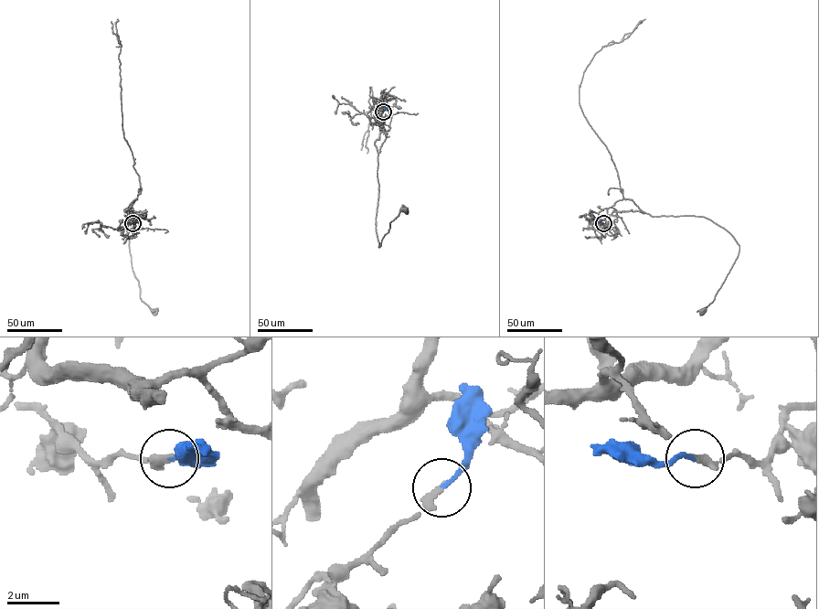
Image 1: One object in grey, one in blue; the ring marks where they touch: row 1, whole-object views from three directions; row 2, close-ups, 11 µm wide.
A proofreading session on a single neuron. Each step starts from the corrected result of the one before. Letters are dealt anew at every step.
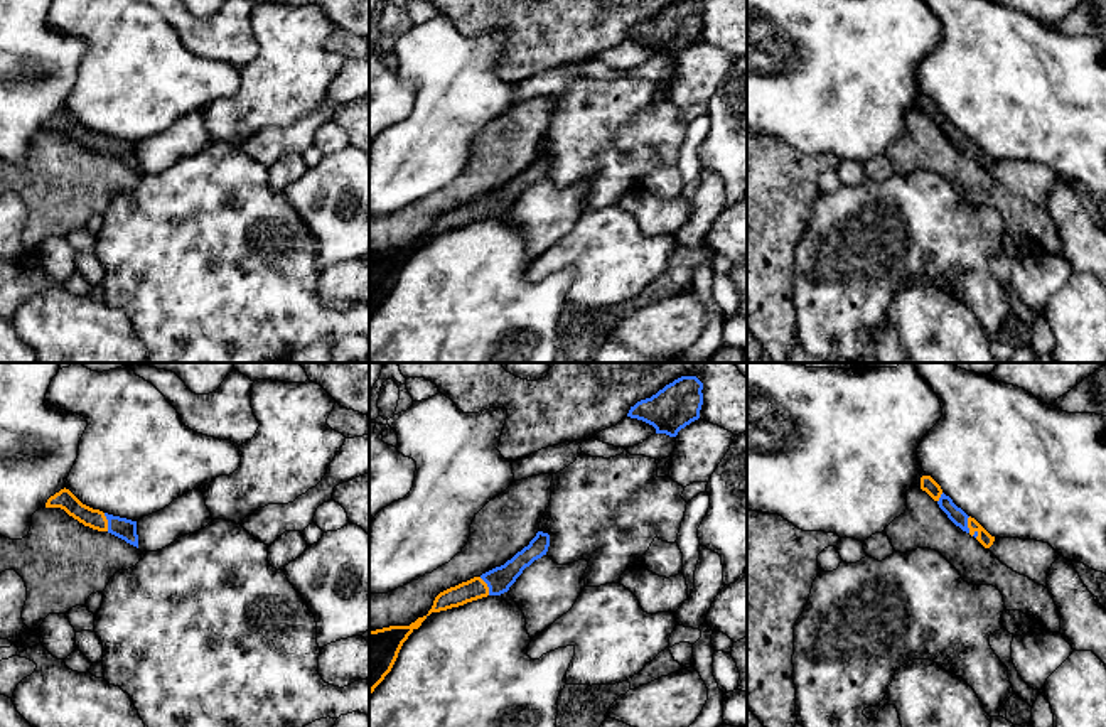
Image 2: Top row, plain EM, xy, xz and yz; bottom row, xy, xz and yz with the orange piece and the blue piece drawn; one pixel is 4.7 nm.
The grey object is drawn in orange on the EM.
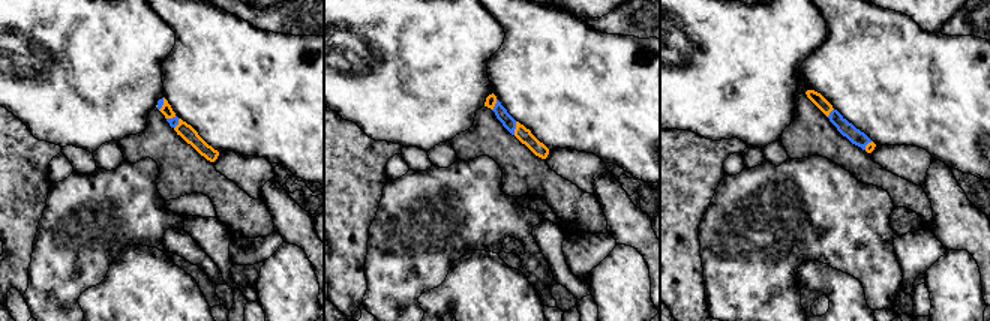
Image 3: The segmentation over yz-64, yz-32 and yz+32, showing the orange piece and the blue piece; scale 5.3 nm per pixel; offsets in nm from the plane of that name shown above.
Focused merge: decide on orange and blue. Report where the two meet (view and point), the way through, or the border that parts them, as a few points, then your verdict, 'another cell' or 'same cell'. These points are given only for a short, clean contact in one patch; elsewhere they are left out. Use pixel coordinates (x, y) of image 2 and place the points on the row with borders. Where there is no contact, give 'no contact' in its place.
meets orange in xy at (107, 522); same cell

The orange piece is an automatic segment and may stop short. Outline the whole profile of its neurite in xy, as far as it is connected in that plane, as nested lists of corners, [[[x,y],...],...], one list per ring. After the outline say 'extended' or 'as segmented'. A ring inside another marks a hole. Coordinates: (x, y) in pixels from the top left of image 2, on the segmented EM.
[[[69,489],[51,496],[46,508],[61,508],[69,516],[98,531],[108,531],[138,548],[137,521],[113,516],[83,504]]] | extended

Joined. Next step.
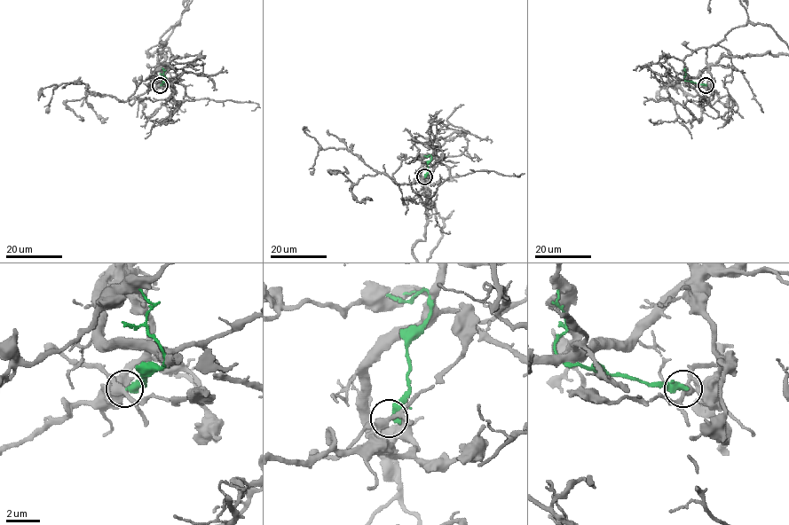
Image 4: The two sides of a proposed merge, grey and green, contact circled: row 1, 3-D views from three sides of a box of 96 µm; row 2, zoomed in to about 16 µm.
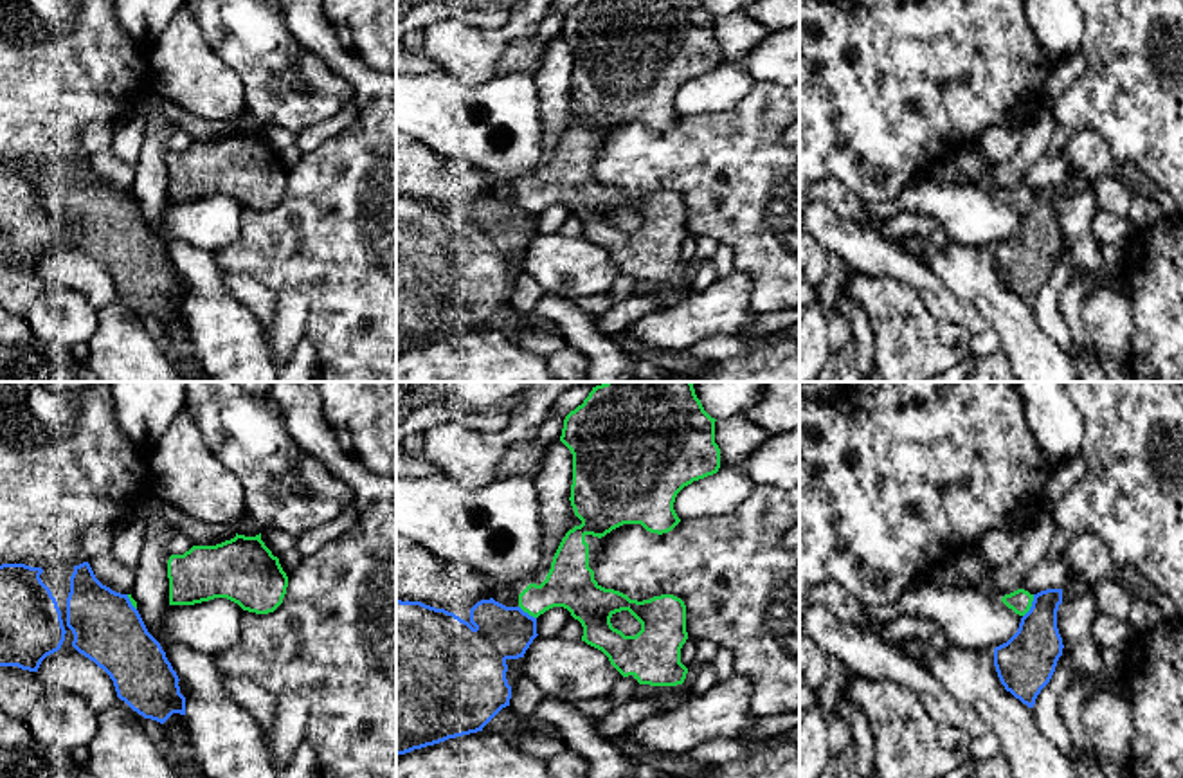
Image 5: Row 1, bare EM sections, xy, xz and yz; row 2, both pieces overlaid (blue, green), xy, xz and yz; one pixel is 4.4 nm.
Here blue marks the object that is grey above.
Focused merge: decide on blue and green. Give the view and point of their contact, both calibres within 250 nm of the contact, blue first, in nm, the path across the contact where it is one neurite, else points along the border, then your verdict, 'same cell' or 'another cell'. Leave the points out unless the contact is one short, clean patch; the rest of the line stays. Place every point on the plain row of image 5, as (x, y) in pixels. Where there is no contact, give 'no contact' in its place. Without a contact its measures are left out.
contact yz (1032, 202); calibres 260 and 100 nm; border yz (1034, 191), (1032, 202), (1023, 213); another cell

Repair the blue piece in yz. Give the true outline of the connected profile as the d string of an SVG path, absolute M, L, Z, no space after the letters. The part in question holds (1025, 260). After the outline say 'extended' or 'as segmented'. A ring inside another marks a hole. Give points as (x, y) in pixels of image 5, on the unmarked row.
M1062 185L1034 191L1030 207L1021 214L1017 229L994 245L994 263L1007 288L1028 304L1050 279L1062 252L1062 234L1057 225L1057 207Z; as segmented

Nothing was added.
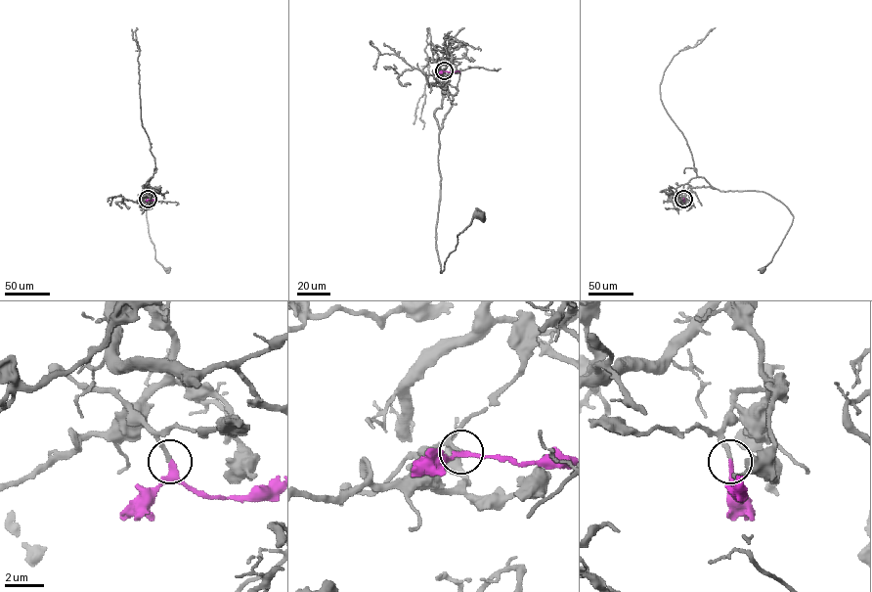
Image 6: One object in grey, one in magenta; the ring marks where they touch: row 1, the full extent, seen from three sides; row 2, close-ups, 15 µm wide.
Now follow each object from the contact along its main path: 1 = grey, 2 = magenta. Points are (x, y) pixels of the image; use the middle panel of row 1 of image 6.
1: (444, 71), (442, 108), (434, 117), (440, 130), (436, 249), (441, 272), (457, 235), (481, 215)
2: (444, 71), (459, 71)

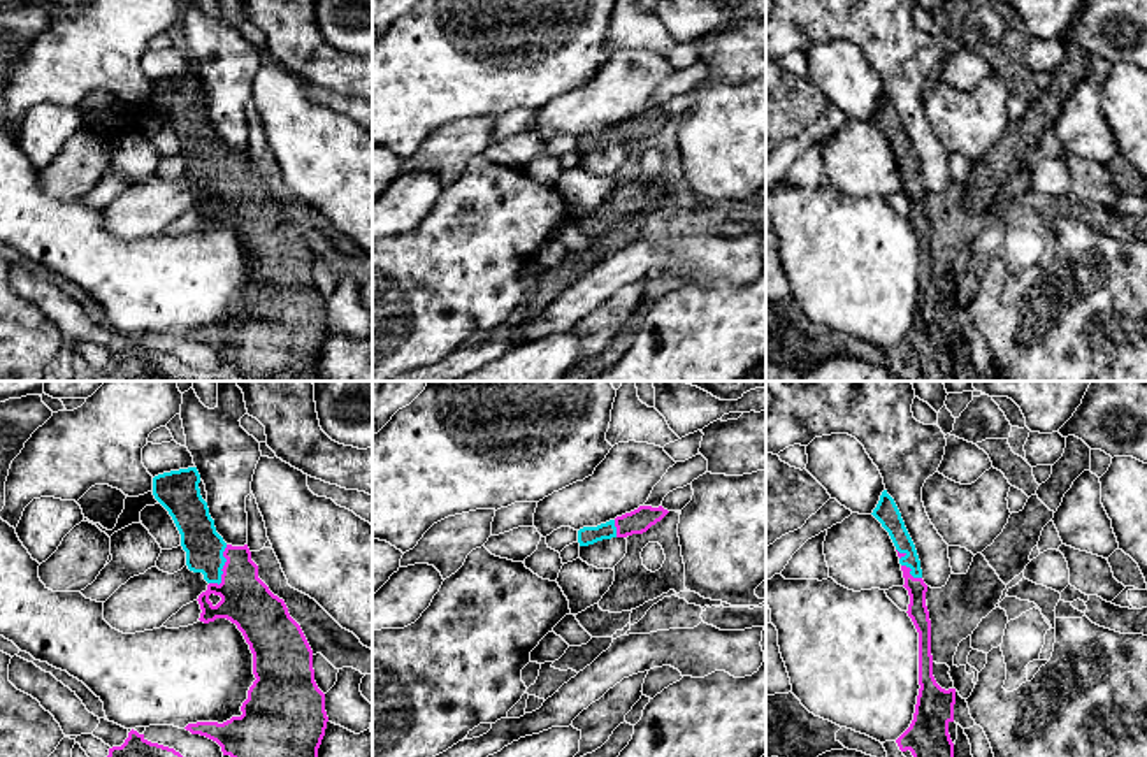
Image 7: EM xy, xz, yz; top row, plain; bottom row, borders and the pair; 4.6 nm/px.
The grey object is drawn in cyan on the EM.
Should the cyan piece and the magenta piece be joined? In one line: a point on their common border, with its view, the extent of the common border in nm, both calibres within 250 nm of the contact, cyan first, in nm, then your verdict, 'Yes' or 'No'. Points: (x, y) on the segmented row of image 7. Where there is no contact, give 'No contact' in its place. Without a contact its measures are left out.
Touches cyan at xy (222, 568). Shared border 200 nm. Thickness 180 nm (cyan) against 240 nm. Yes

